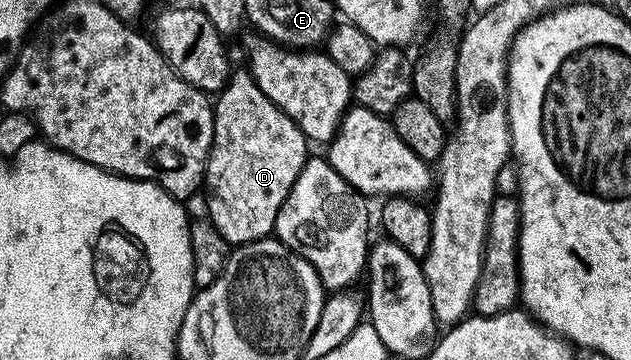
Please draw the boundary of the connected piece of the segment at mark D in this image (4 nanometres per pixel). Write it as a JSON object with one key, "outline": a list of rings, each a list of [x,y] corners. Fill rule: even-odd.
{"outline":[[[247,69],[233,73],[227,86],[219,91],[214,102],[212,116],[212,147],[208,153],[208,167],[204,170],[203,189],[208,189],[207,217],[222,232],[229,244],[257,242],[259,238],[267,238],[275,231],[276,217],[294,184],[298,180],[298,172],[310,157],[309,139],[298,128],[298,124],[284,114],[258,88]]]}

